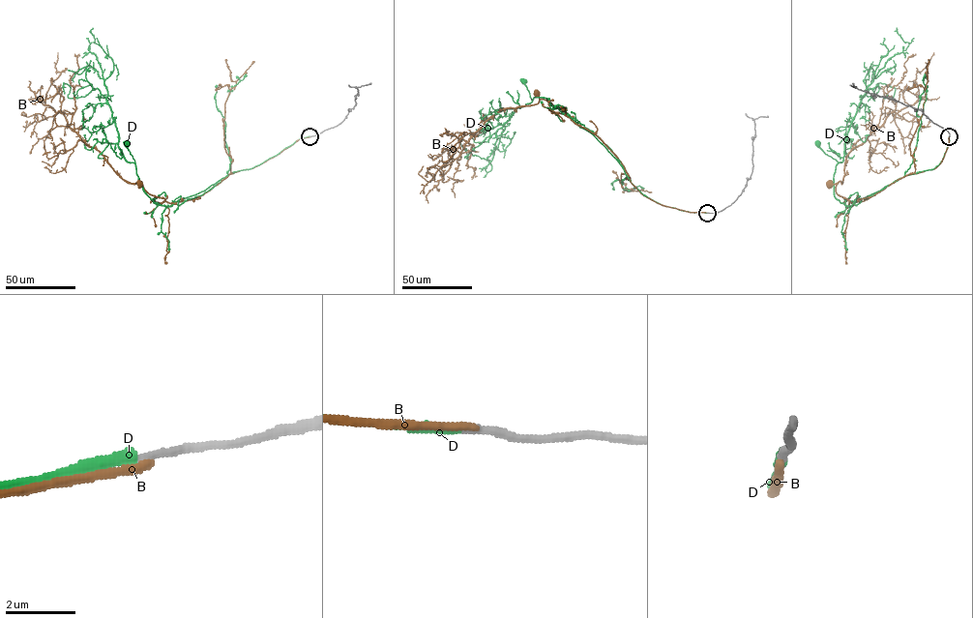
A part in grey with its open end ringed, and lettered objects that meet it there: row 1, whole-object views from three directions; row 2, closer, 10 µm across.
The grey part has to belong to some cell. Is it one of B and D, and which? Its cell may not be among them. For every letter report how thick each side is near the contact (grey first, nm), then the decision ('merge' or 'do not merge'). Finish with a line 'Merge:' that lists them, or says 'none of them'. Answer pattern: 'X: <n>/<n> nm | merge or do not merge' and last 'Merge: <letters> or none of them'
B: 240/240 nm | do not merge
D: 220/300 nm | merge
Merge: D

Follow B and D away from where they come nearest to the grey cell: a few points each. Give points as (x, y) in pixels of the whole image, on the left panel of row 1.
B: (310, 136), (297, 140), (255, 166), (231, 173), (201, 195), (186, 201), (167, 202), (149, 193), (139, 183)
D: (309, 136), (169, 206), (154, 203), (143, 190), (127, 142)

